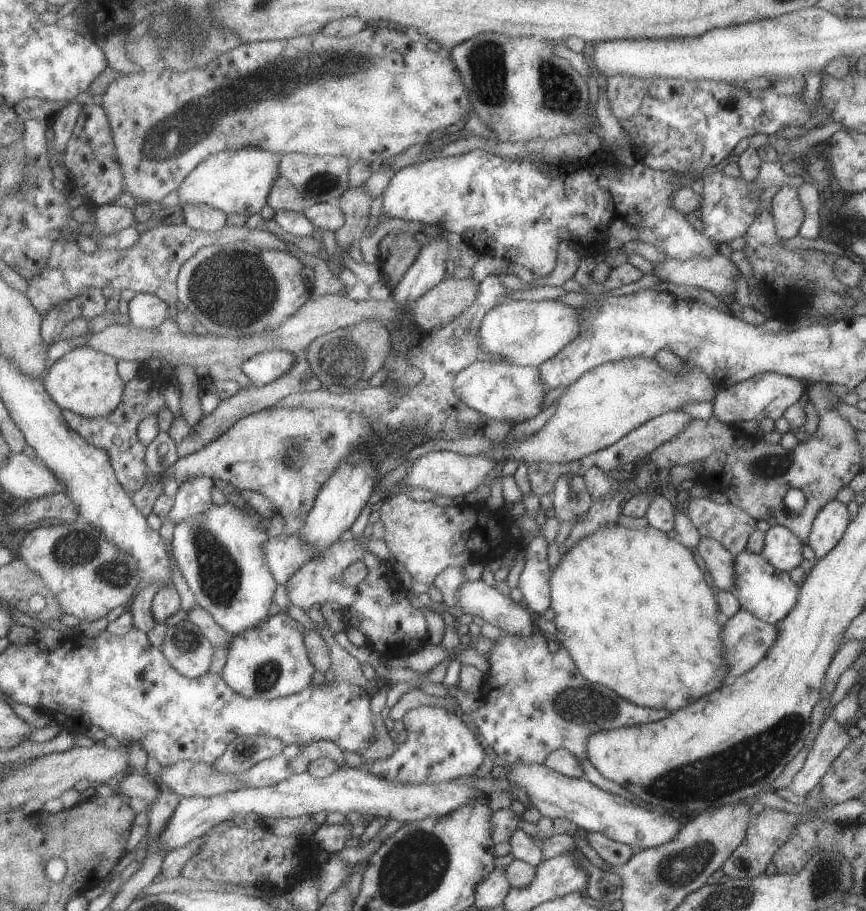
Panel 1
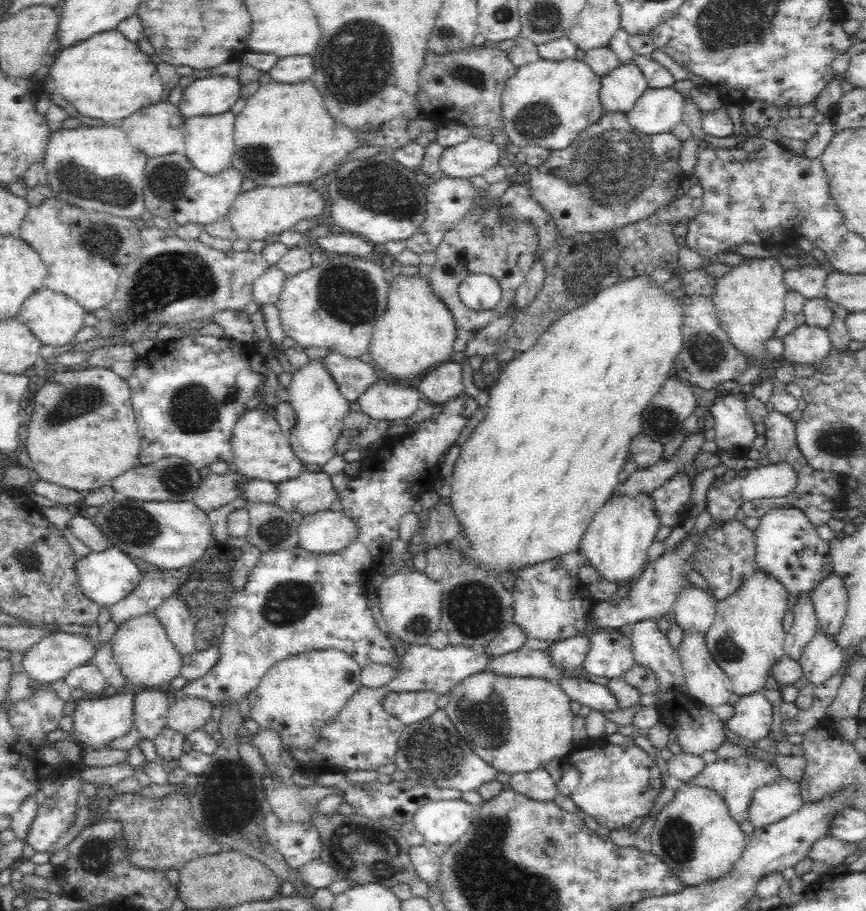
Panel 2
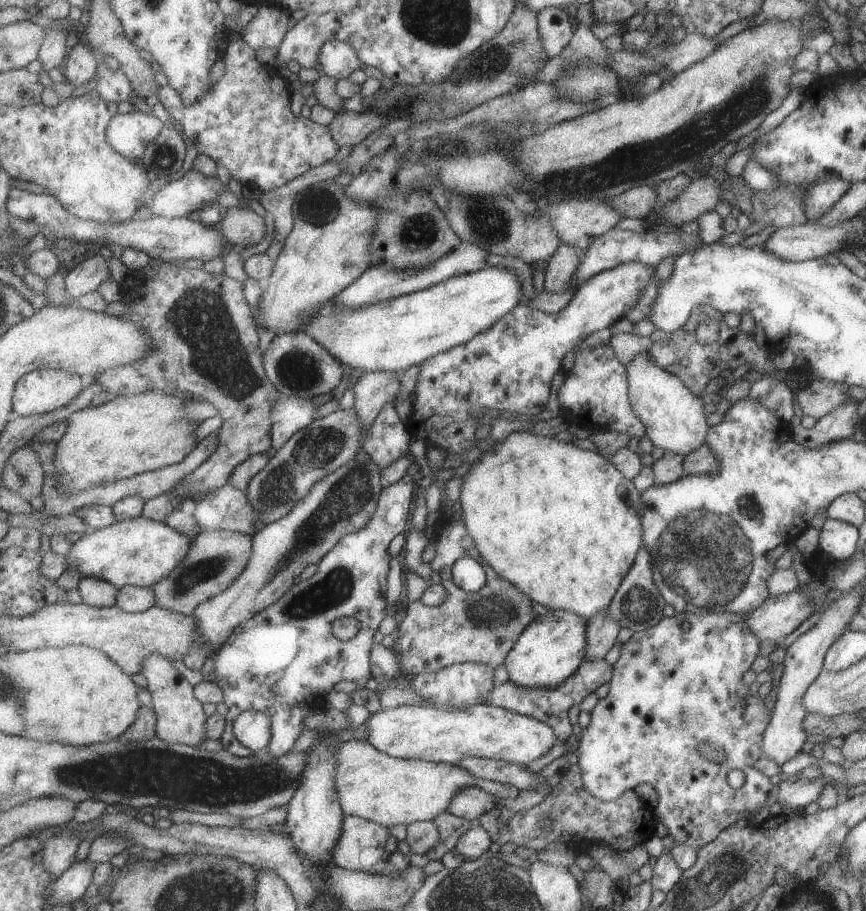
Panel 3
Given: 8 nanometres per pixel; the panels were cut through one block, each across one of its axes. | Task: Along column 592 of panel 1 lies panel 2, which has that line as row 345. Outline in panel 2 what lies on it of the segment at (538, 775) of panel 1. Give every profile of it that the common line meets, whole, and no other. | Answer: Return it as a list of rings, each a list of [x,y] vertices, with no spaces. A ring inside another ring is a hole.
[[[806,323],[781,337],[784,358],[790,364],[798,363],[816,369],[833,349],[827,329]]]

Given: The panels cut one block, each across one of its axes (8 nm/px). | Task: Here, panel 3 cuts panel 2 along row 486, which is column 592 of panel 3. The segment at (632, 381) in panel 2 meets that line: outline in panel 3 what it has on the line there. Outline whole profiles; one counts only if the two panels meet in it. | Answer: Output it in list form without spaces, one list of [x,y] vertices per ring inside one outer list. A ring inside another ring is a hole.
[[[528,428],[514,430],[502,442],[495,442],[492,450],[481,454],[481,459],[472,463],[468,473],[463,477],[459,499],[464,521],[485,560],[488,560],[503,578],[517,585],[517,588],[525,592],[531,600],[544,604],[553,611],[573,611],[587,620],[598,614],[615,596],[617,587],[632,568],[639,548],[643,546],[643,526],[639,516],[641,494],[635,488],[632,479],[623,476],[610,459],[602,457],[597,452],[583,450],[577,444],[561,442],[555,436],[532,434]]]

